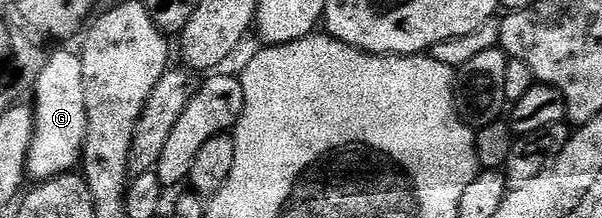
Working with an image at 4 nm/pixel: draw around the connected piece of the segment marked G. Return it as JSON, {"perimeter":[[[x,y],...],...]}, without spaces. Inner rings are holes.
{"perimeter":[[[54,51],[52,55],[46,59],[45,65],[43,66],[43,70],[39,74],[39,78],[37,79],[35,85],[35,93],[37,92],[37,106],[35,105],[35,117],[36,117],[36,128],[34,130],[33,136],[33,144],[29,148],[29,157],[28,157],[28,165],[27,172],[30,177],[34,176],[34,181],[44,182],[47,180],[54,180],[56,176],[64,176],[66,174],[72,173],[74,171],[73,168],[82,163],[83,153],[85,151],[85,135],[87,134],[87,122],[89,119],[87,118],[87,106],[85,105],[85,91],[83,90],[83,66],[81,65],[81,57],[78,55],[76,51],[73,52],[57,52]]]}

